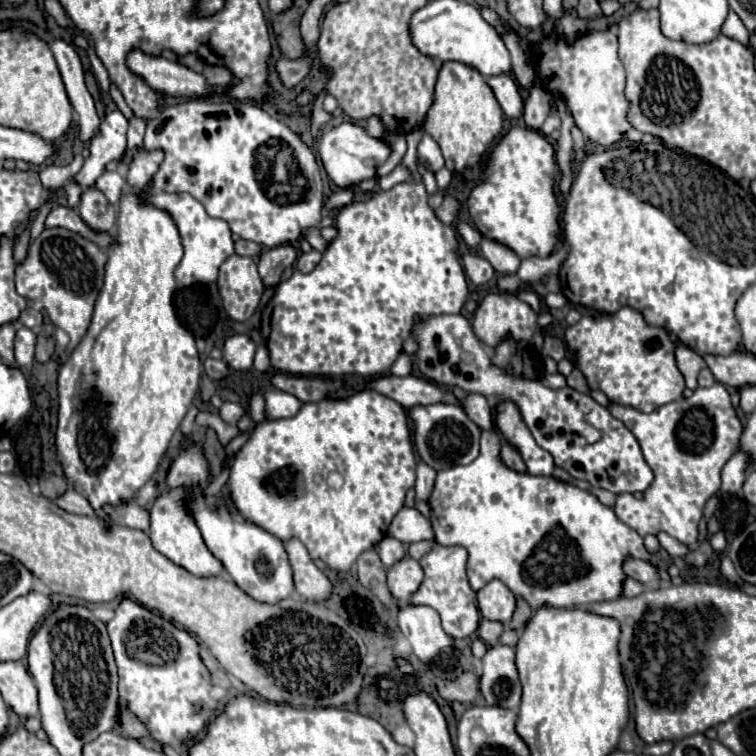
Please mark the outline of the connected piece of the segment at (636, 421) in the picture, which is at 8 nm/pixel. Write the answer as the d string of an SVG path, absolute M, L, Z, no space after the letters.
M719 382L711 388L697 388L691 398L669 402L651 414L621 404L609 404L609 412L633 432L647 464L655 472L655 480L651 488L643 492L641 500L625 498L625 494L617 498L613 506L617 518L641 536L663 530L691 550L697 550L703 508L711 496L719 494L721 468L737 452L737 442L743 430L727 388Z

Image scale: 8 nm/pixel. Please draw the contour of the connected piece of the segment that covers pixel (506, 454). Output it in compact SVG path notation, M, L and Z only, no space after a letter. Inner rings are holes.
M509 442L503 444L503 448L501 448L501 458L503 458L503 462L505 462L507 466L511 466L511 468L515 468L515 470L525 470L525 462L523 462L519 450L517 450L513 444L509 444Z

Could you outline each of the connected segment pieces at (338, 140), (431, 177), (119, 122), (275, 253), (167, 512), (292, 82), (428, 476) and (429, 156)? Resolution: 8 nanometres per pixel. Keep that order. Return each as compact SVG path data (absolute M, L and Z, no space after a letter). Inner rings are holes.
M343 122L339 126L323 130L323 134L319 138L317 152L321 156L321 162L323 162L325 172L329 174L329 178L337 186L347 188L347 186L359 184L365 178L373 178L375 176L375 168L387 160L391 150L389 150L389 146L385 142L369 138L367 132L361 126L357 126L353 122Z
M418 165L419 173L421 174L421 177L423 178L423 183L425 184L425 188L429 195L436 194L439 192L439 188L437 186L437 182L435 179L435 175L427 171L423 166Z
M113 110L103 118L99 132L89 144L91 154L75 176L75 182L81 188L91 188L95 180L105 172L105 166L111 160L117 160L127 150L125 132L127 132L127 118L121 114L121 110Z
M281 244L269 250L263 250L259 260L259 274L265 284L265 288L273 288L279 284L281 274L285 268L293 266L297 262L297 248L293 244Z
M169 490L155 500L155 504L151 508L151 528L149 528L153 546L163 556L167 556L171 562L183 566L187 572L191 572L199 578L213 578L213 576L223 574L223 564L207 550L199 528L195 526L193 518L187 514L183 504L185 504L183 490Z
M307 58L275 62L275 72L285 88L295 88L309 74L309 70L311 70L311 62Z
M423 460L417 462L417 482L415 482L415 496L417 500L427 500L431 496L431 490L433 490L433 484L435 484L435 476L437 472L423 464Z
M427 132L423 134L421 142L419 142L419 148L417 148L417 156L427 160L429 166L433 168L433 172L439 172L445 166L445 160L439 152L439 146L435 144L435 140L431 136L427 136Z

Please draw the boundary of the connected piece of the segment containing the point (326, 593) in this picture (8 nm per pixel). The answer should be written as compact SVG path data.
M291 538L285 542L285 550L289 554L289 564L293 568L295 590L307 600L325 600L331 596L329 578L313 564L307 548L301 540Z

